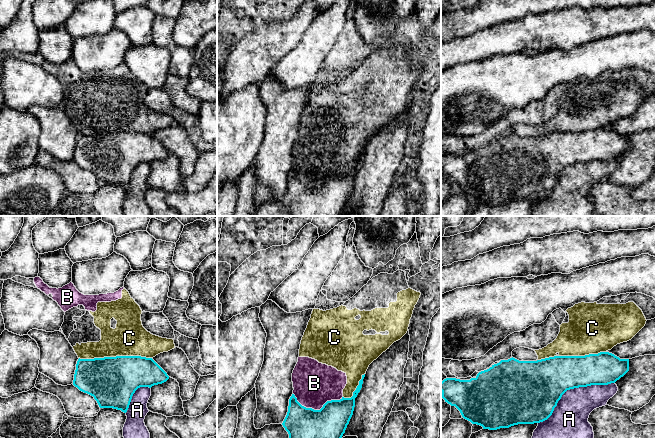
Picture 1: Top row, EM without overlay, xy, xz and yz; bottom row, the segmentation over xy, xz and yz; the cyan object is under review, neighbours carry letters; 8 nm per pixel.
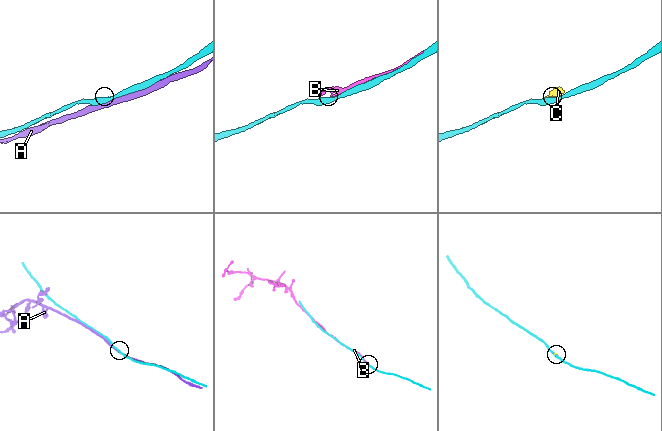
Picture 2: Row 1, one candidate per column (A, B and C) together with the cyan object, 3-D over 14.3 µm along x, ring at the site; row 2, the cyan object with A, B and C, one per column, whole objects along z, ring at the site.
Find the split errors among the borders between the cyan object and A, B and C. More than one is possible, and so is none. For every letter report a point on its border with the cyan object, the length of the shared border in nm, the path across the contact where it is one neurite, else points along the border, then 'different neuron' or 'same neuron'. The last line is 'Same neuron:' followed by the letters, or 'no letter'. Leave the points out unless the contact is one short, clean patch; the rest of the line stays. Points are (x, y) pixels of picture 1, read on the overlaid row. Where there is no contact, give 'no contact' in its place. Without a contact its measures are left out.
A: contact yz (572, 388); length 700 nm; different neuron
B: contact xz (316, 410); length 400 nm; different neuron
C: contact xy (116, 356); length 600 nm; different neuron
Same neuron: no letter

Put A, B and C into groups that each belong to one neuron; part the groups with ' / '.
A / B C

